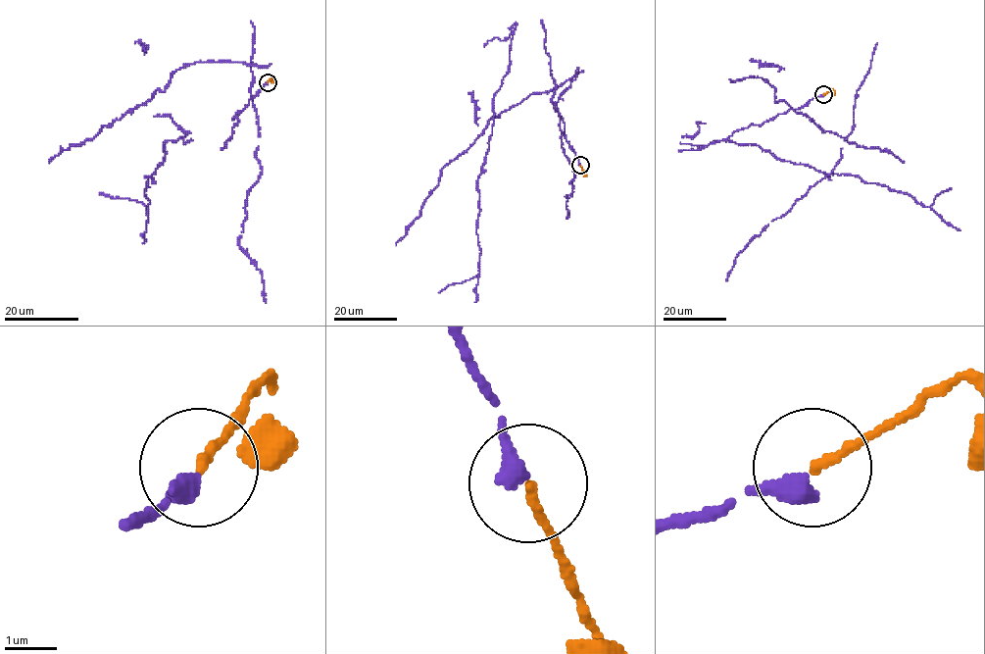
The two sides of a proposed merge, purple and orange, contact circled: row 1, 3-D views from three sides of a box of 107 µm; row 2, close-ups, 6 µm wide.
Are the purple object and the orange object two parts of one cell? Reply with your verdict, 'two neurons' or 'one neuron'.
one neuron

